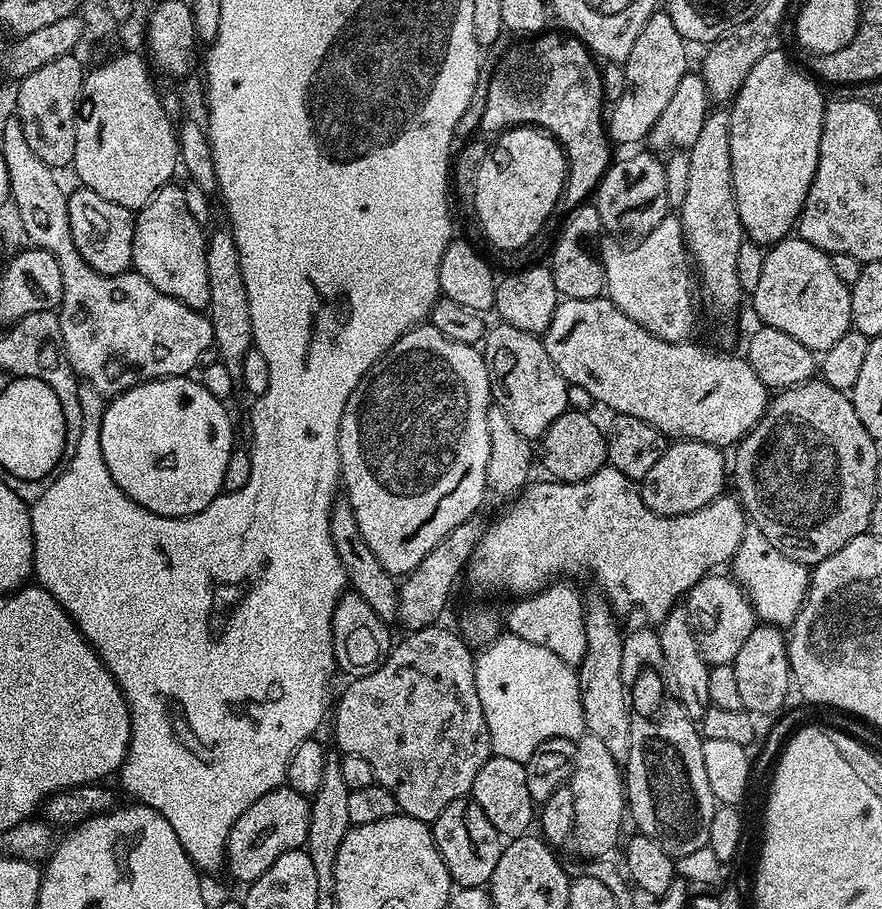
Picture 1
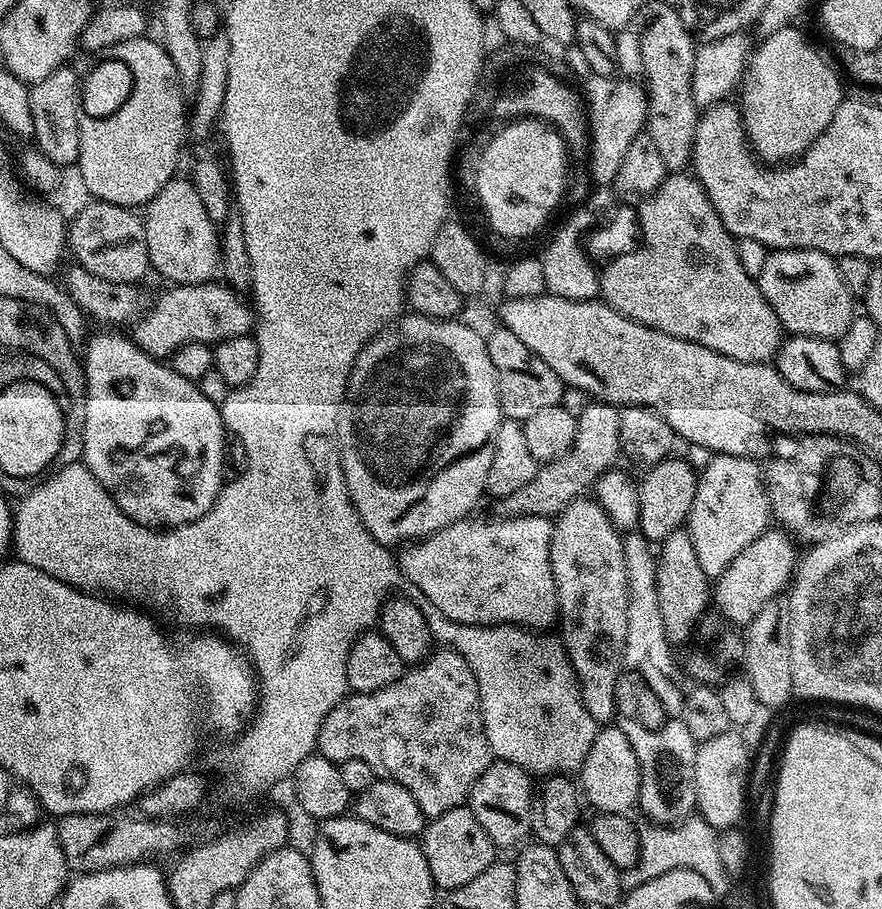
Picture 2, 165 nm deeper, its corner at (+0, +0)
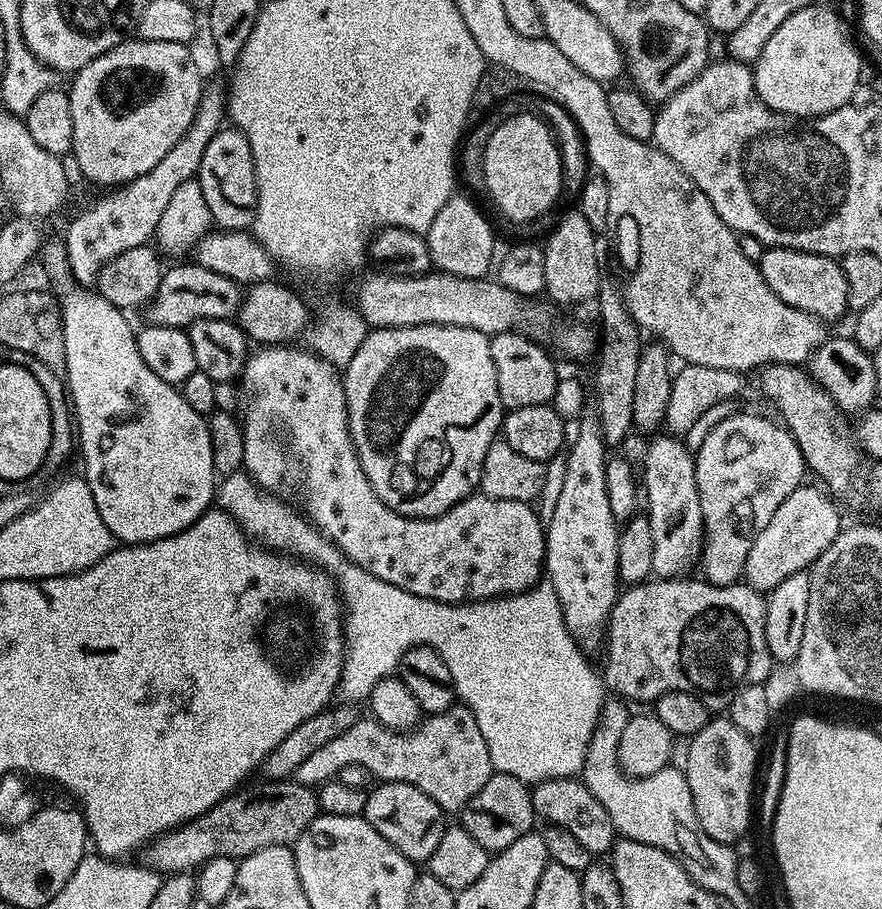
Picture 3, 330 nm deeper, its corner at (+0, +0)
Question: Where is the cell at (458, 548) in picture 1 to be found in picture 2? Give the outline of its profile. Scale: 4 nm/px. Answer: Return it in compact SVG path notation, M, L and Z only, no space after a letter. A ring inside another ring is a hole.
M589 402L586 410L582 410L582 414L576 417L576 440L572 444L572 449L562 458L551 460L549 464L539 465L534 478L530 478L530 482L526 482L526 486L521 486L519 490L514 490L514 494L499 497L495 501L495 515L500 518L507 518L509 516L546 516L555 518L566 510L566 506L570 506L575 500L581 499L587 493L584 491L587 488L589 491L596 481L600 479L602 473L609 471L622 456L620 443L618 442L619 417L620 413L617 405Z

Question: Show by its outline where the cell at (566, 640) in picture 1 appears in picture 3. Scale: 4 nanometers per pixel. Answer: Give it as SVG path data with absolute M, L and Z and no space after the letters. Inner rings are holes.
M260 346L249 355L244 364L244 372L238 381L238 404L244 407L242 427L244 430L244 466L243 471L252 477L252 481L269 494L285 494L291 488L300 487L300 496L304 499L302 511L317 530L323 532L344 557L354 562L362 570L374 574L374 578L382 578L382 582L390 582L410 594L418 594L422 598L437 600L443 604L463 604L470 600L493 600L495 596L512 596L516 592L524 592L527 588L534 588L541 583L544 566L544 534L545 525L542 516L535 512L532 504L510 502L490 498L483 494L473 494L462 502L458 502L448 512L440 516L403 516L386 506L374 494L362 466L358 462L358 454L354 450L354 442L348 433L348 411L346 410L346 394L341 373L328 360L323 360L307 347L292 348L296 346Z

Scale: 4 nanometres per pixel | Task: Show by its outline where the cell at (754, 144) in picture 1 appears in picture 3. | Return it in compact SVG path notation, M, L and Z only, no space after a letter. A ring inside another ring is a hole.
M814 2L810 7L790 14L790 18L786 18L786 22L782 22L782 26L778 26L778 30L774 30L774 34L770 37L770 42L766 42L762 54L754 61L754 75L756 77L756 93L758 93L762 102L766 102L766 106L770 106L770 110L786 114L790 118L825 116L827 112L833 112L834 110L845 107L851 101L848 99L855 94L856 87L860 84L860 52L852 45L851 38L844 33L844 24L840 21L839 14L832 8L823 8L820 2Z

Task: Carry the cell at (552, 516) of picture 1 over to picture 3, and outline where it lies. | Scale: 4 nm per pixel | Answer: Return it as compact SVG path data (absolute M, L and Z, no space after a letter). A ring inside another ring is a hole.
M740 412L720 420L695 449L698 498L702 502L703 579L725 588L744 575L750 546L774 518L774 510L805 483L806 465L798 442L775 419Z

